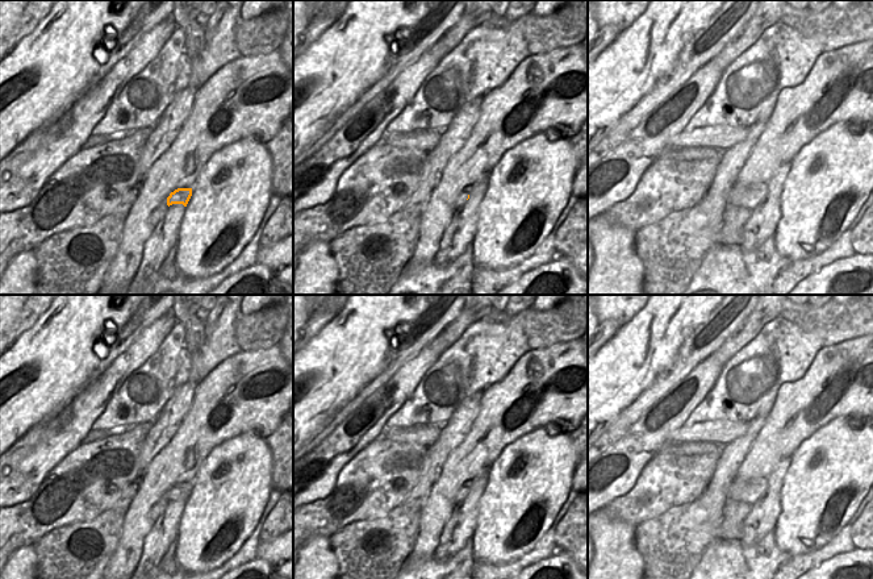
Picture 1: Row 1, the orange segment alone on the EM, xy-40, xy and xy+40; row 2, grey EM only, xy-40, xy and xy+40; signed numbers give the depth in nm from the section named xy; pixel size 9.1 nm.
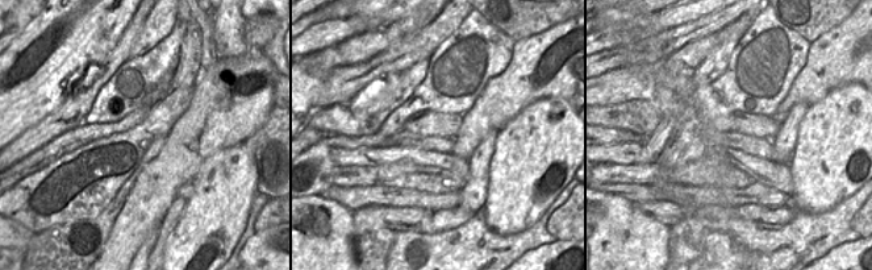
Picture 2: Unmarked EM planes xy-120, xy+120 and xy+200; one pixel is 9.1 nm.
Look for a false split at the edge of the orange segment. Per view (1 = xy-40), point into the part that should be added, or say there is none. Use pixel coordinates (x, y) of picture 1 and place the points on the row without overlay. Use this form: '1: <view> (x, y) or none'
1: none

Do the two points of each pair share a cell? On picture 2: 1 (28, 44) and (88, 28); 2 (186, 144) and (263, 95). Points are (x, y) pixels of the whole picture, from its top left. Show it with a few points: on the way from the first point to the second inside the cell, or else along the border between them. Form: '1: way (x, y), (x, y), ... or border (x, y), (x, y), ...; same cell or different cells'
1: way (42, 34), (46, 34), (59, 24), (74, 26); same cell
2: way (205, 127), (237, 96), (243, 96); same cell

